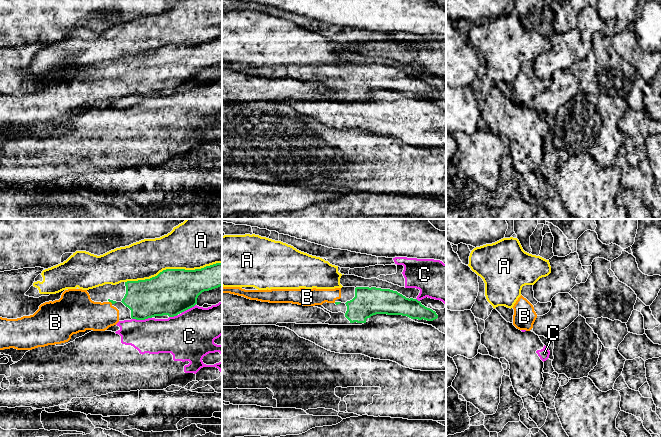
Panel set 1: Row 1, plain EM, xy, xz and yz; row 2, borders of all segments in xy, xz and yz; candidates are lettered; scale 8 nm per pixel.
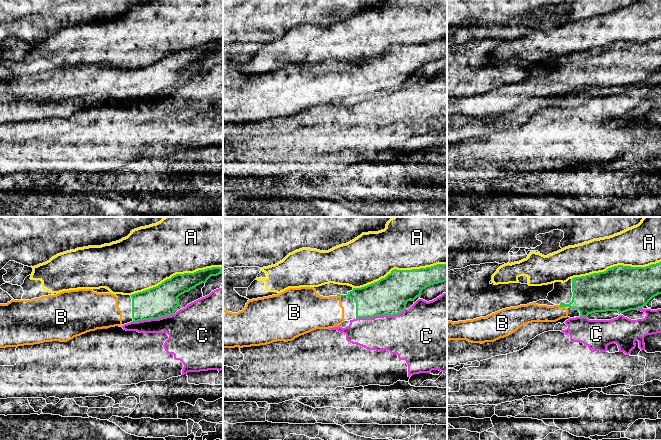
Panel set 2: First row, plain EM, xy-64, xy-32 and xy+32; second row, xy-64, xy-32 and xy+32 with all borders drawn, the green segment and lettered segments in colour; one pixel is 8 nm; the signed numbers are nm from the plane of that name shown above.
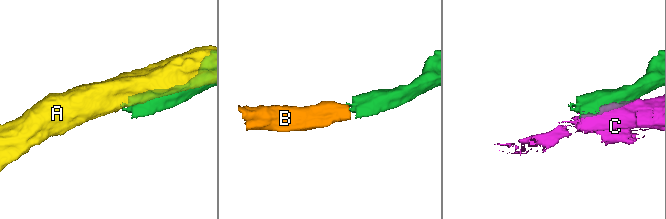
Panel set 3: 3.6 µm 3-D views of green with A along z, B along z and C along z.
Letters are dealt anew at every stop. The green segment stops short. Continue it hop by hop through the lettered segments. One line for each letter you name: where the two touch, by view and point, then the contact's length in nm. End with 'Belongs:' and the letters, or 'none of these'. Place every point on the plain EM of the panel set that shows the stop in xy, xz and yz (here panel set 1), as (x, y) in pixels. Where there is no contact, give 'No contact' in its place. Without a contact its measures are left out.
B: Touches green at xy (111, 78). Shared border 40 nm
Belongs: B

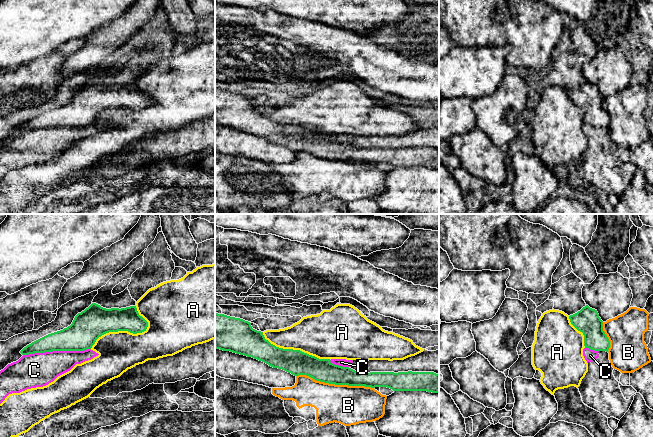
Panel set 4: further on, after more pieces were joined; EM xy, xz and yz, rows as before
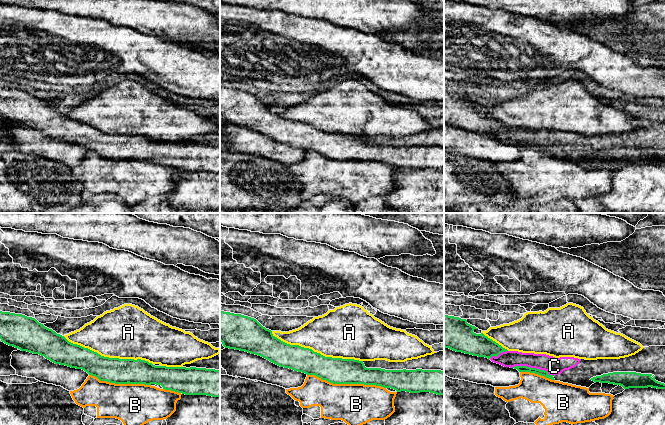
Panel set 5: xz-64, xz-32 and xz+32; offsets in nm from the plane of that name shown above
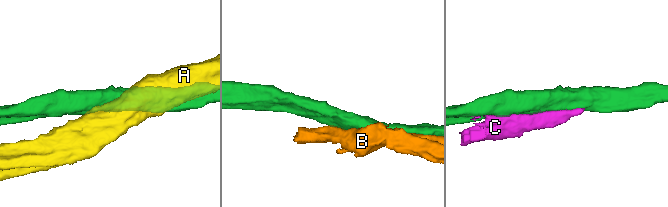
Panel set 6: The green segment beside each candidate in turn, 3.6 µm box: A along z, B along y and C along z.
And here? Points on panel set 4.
Belongs: none of these

